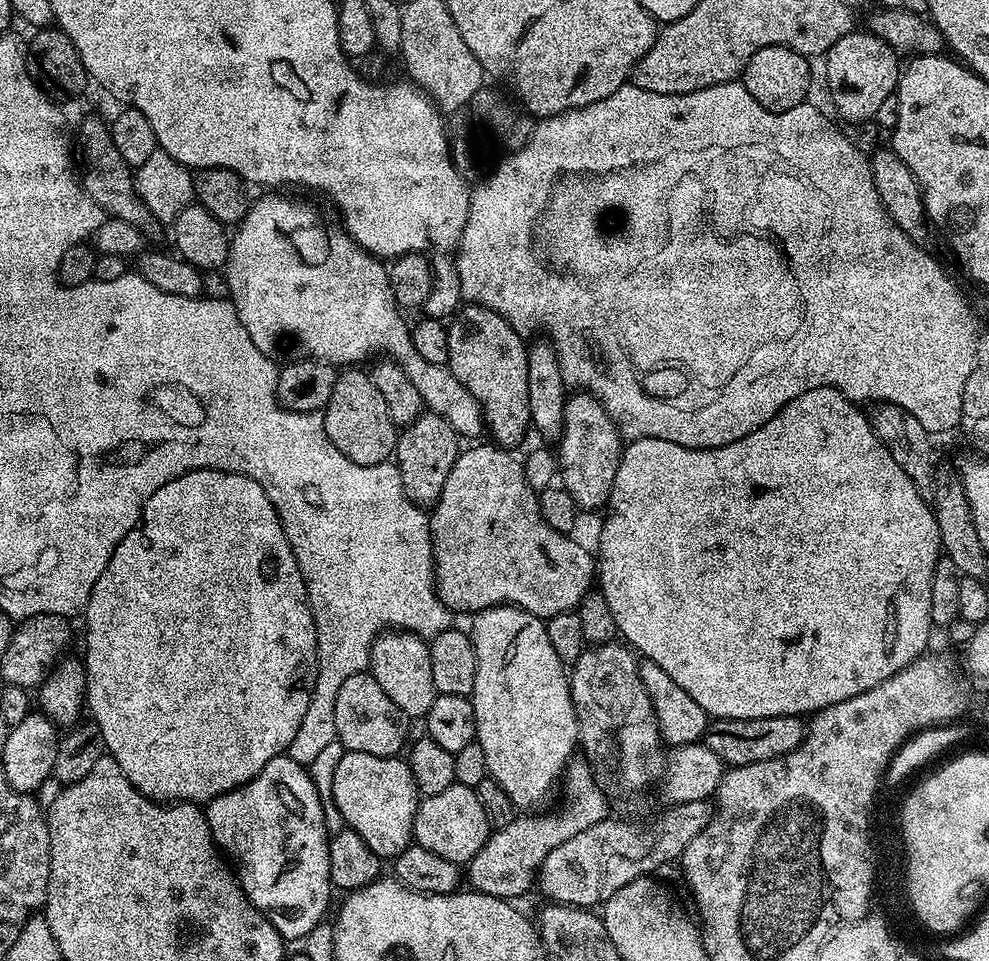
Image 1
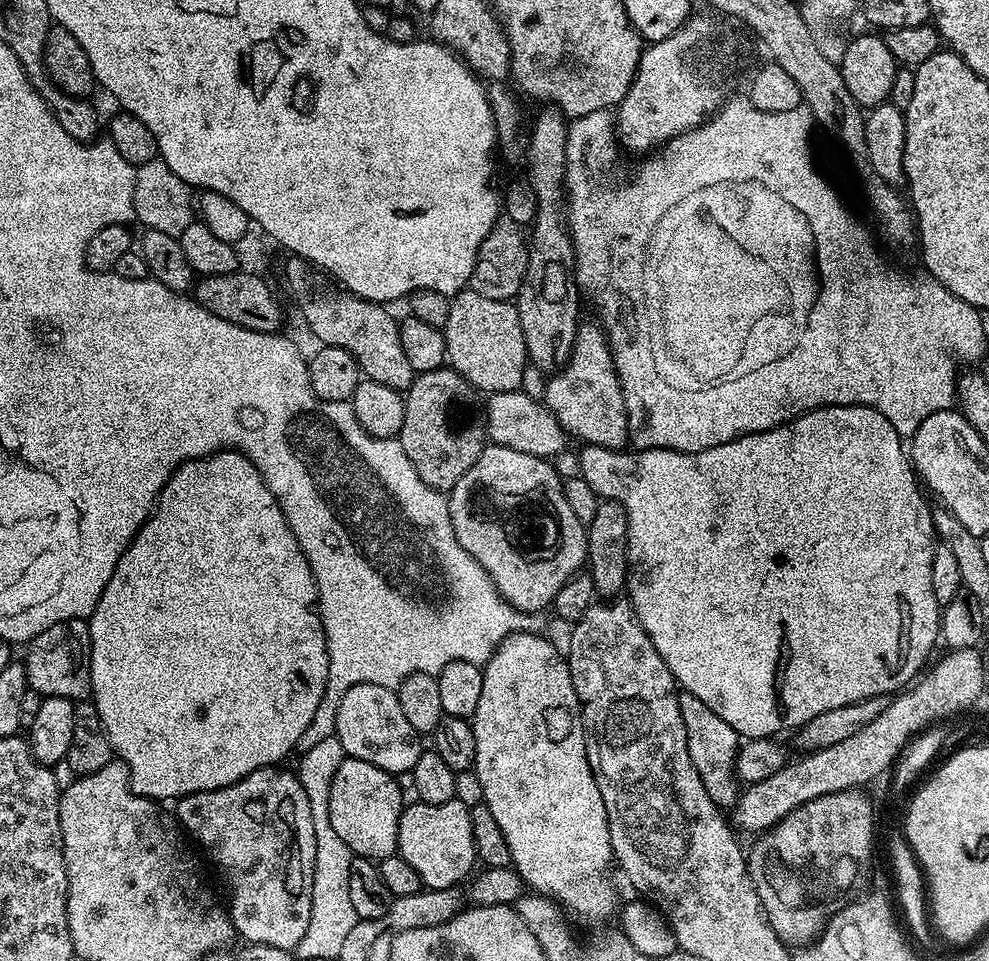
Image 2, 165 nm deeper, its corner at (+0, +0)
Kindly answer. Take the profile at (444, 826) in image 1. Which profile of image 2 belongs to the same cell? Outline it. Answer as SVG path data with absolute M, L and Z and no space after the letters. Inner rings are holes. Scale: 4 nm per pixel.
M457 799L440 805L415 803L409 803L400 816L396 843L399 856L414 866L425 889L453 888L461 883L459 880L467 881L478 864L471 807Z

